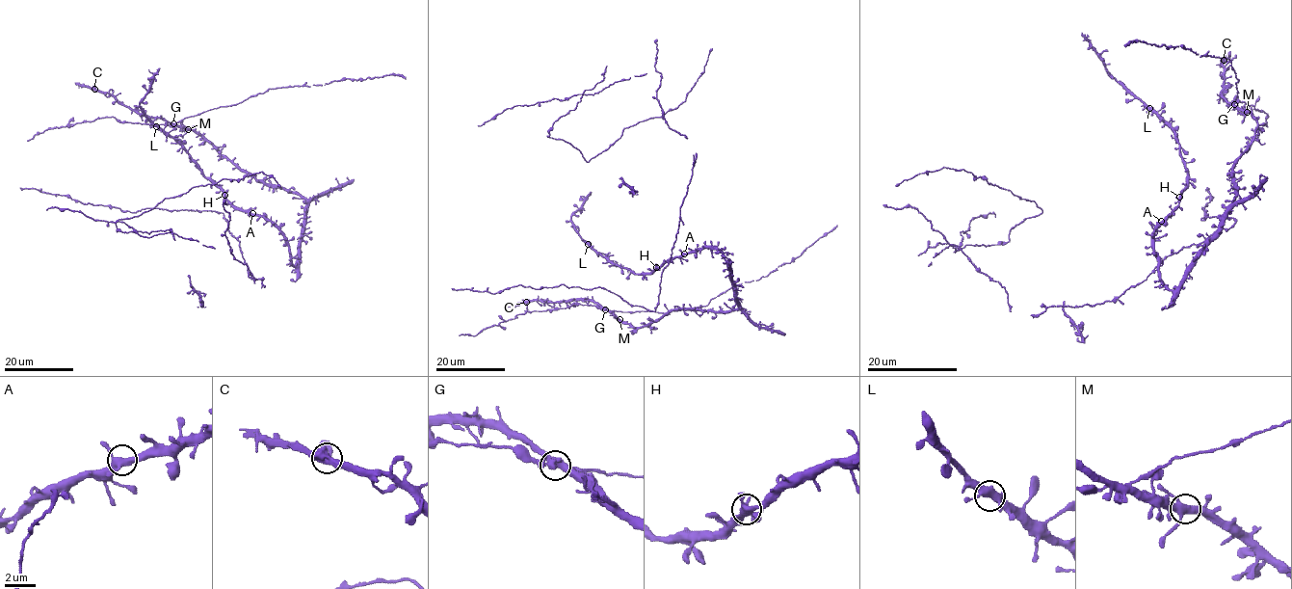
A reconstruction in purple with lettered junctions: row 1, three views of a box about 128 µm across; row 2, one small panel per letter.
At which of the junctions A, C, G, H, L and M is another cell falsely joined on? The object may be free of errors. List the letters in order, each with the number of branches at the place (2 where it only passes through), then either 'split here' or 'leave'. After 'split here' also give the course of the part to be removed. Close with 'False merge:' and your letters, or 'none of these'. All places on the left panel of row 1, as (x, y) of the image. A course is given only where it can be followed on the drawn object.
A: branches 4; leave
C: branches 4; leave
G: branches 4; leave
H: branches 4; leave
L: branches 4; leave
M: branches 4; leave
False merge: none of these

